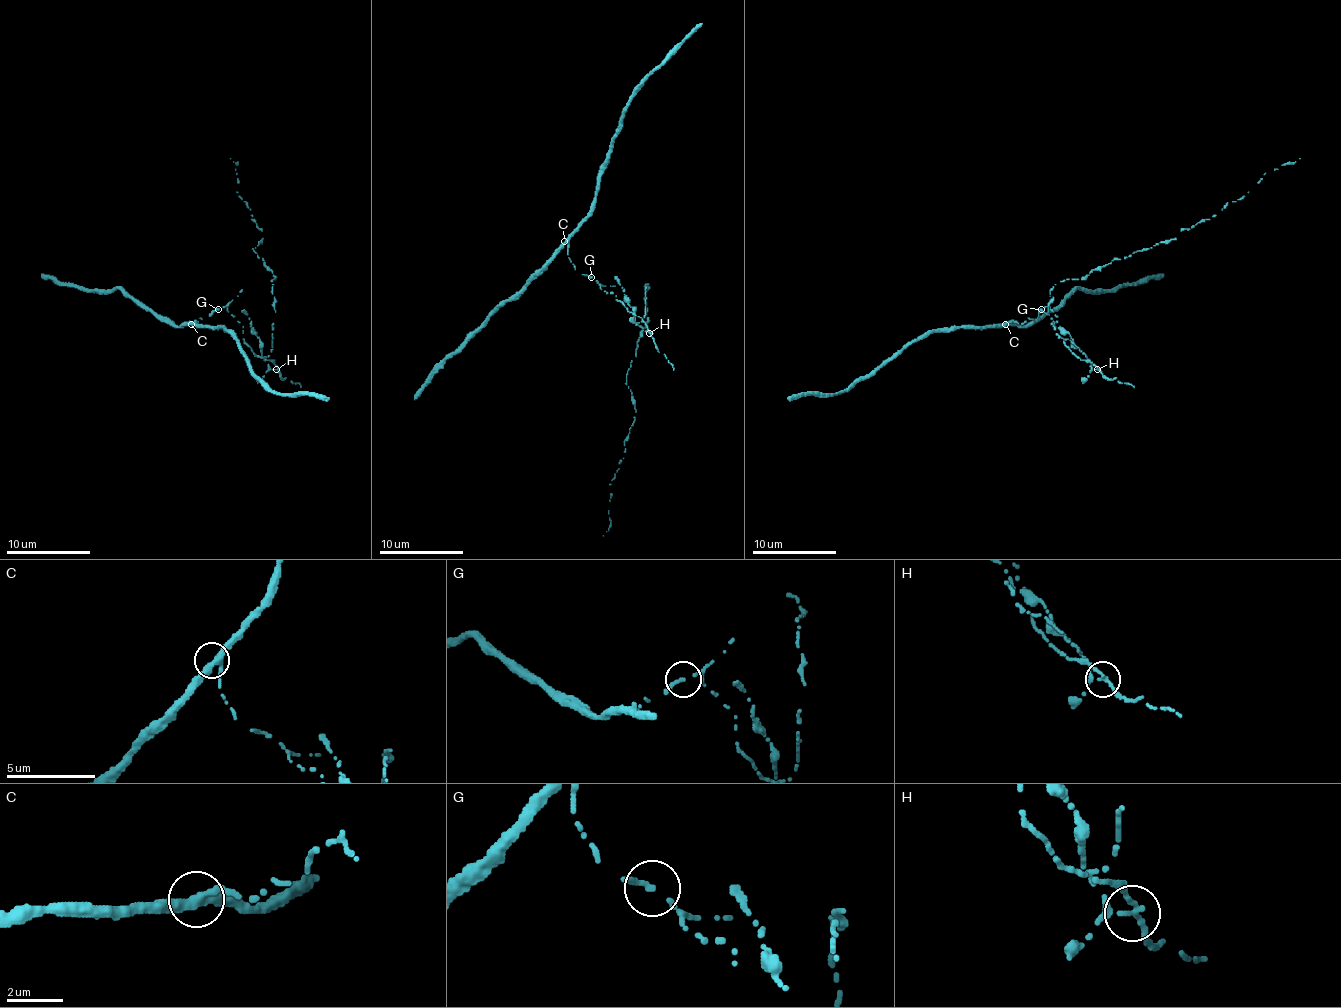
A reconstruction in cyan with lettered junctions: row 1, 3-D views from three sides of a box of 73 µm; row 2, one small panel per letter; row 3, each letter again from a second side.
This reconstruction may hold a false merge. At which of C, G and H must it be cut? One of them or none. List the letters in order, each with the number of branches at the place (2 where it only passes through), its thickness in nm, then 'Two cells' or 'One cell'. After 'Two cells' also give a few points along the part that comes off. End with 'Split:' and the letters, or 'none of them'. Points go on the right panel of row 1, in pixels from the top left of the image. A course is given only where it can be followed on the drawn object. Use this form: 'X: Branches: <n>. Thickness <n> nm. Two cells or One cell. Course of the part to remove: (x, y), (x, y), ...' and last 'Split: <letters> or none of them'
C: Branches: 3. Thickness 320 nm. One cell
G: Branches: 2. Thickness 200 nm. One cell
H: Branches: 3. Thickness 170 nm. Two cells. Course of the part to remove: (1098, 370), (1056, 334), (1047, 311), (1049, 290), (1173, 240), (1228, 202), (1236, 202), (1265, 172), (1299, 158)
Split: H

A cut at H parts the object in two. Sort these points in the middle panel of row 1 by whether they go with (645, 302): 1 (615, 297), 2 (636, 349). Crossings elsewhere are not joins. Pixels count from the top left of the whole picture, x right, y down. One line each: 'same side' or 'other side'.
1: other side
2: same side

